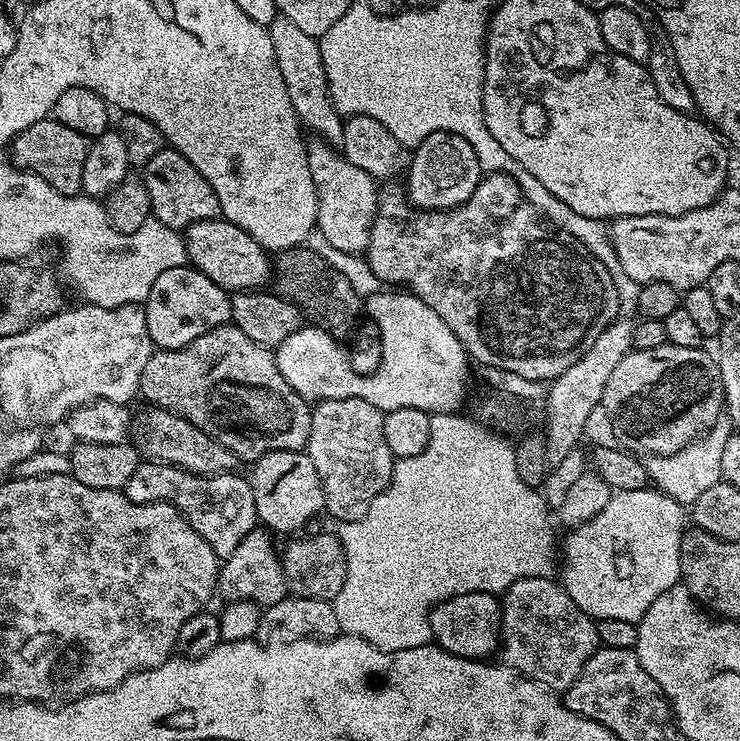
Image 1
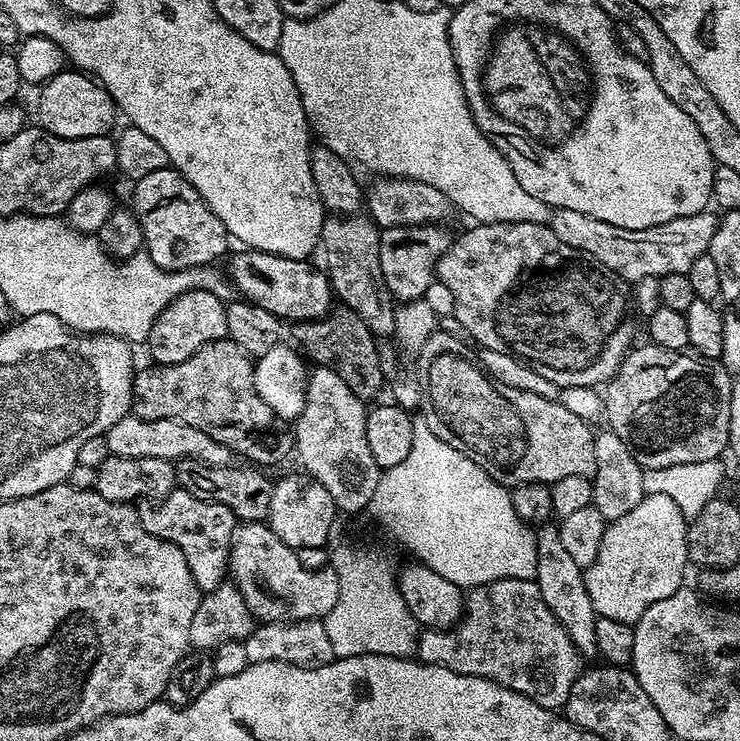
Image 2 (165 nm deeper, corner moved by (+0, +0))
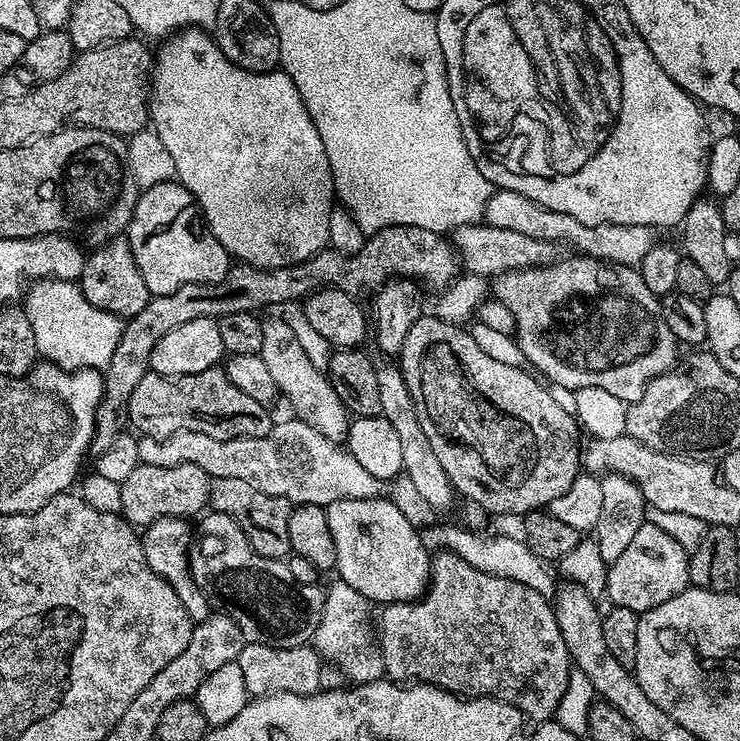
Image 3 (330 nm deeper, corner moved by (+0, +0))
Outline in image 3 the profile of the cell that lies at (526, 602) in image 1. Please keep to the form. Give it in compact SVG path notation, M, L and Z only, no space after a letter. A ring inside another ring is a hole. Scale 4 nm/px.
M437 551L432 556L432 578L426 595L410 604L385 604L379 609L380 624L378 620L378 651L384 659L384 670L387 679L397 682L415 682L417 684L433 684L436 688L444 688L448 692L465 698L478 696L491 696L493 700L504 700L524 715L529 721L548 722L555 717L558 710L558 702L562 702L562 694L566 694L566 686L570 674L574 670L571 658L568 656L566 644L562 633L558 628L558 618L555 617L553 601L530 586L522 585L520 582L511 581L508 578L494 577L492 574L482 573L470 566L469 562L450 551Z

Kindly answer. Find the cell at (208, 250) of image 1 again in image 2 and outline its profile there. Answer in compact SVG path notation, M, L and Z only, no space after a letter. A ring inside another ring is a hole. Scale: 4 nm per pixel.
M239 251L231 253L232 261L226 267L226 275L243 299L288 322L321 320L332 311L334 293L327 271L311 268L308 260L282 258L269 252Z

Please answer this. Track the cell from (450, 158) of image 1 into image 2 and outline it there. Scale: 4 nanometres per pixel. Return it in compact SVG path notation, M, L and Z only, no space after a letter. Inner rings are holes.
M410 224L406 228L386 228L380 233L380 261L382 262L382 278L389 297L396 302L419 300L429 295L428 287L434 284L436 263L452 246L453 237L443 232L443 227L436 224Z

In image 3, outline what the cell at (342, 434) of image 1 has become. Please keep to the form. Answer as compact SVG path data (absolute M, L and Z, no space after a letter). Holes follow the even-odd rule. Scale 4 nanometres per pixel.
M278 318L263 321L262 350L259 355L274 377L277 393L281 397L288 396L288 404L299 419L305 420L318 434L333 442L343 441L347 437L350 413L340 393L333 388L327 375L306 358L306 350L298 346L298 338L294 338L294 330L290 330L286 322Z

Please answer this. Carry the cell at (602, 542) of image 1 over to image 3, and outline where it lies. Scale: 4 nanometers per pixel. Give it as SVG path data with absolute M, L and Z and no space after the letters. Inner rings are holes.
M646 522L638 530L638 534L634 534L625 552L609 565L607 599L612 599L611 603L617 608L634 610L638 614L648 612L654 606L662 606L662 602L670 602L670 598L677 596L683 588L689 587L689 559L686 549L678 542L674 542L674 538L666 534L666 530L658 530L658 526Z

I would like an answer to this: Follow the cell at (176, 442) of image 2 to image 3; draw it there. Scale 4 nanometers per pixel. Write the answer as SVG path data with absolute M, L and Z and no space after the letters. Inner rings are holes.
M291 418L273 423L272 434L262 438L219 440L210 434L182 431L165 440L140 436L138 454L142 464L150 466L182 466L193 464L209 478L242 478L251 480L258 490L285 496L292 504L327 506L339 500L366 498L375 500L386 492L385 481L363 468L339 443L326 439L305 420Z

